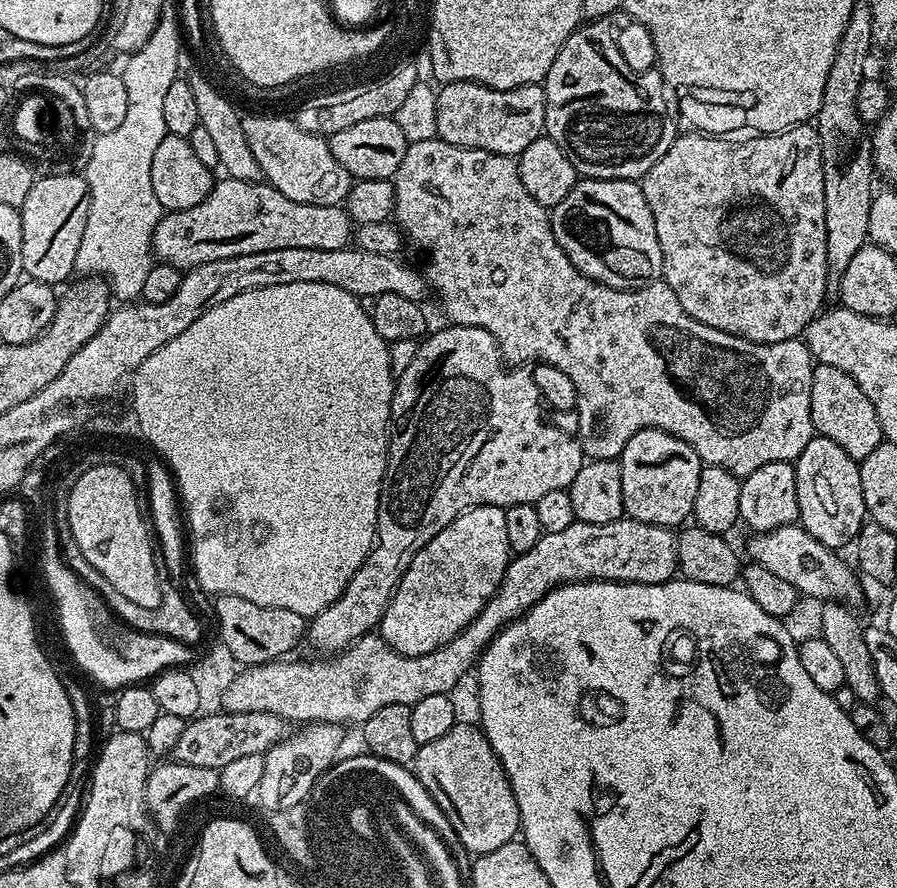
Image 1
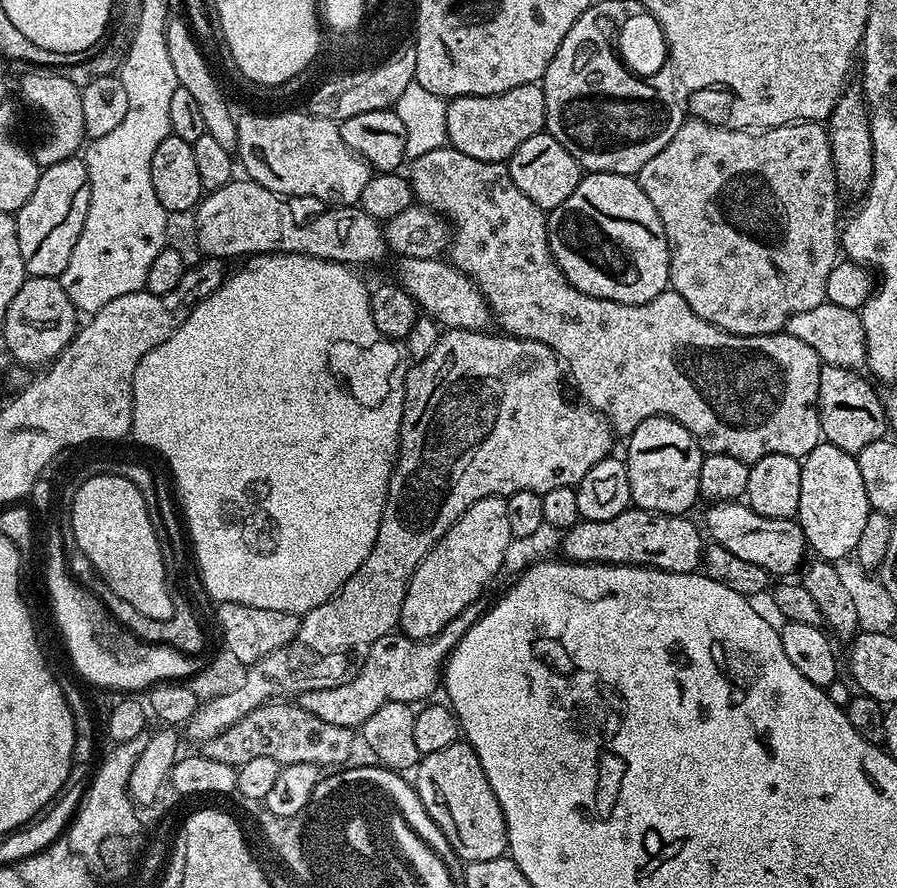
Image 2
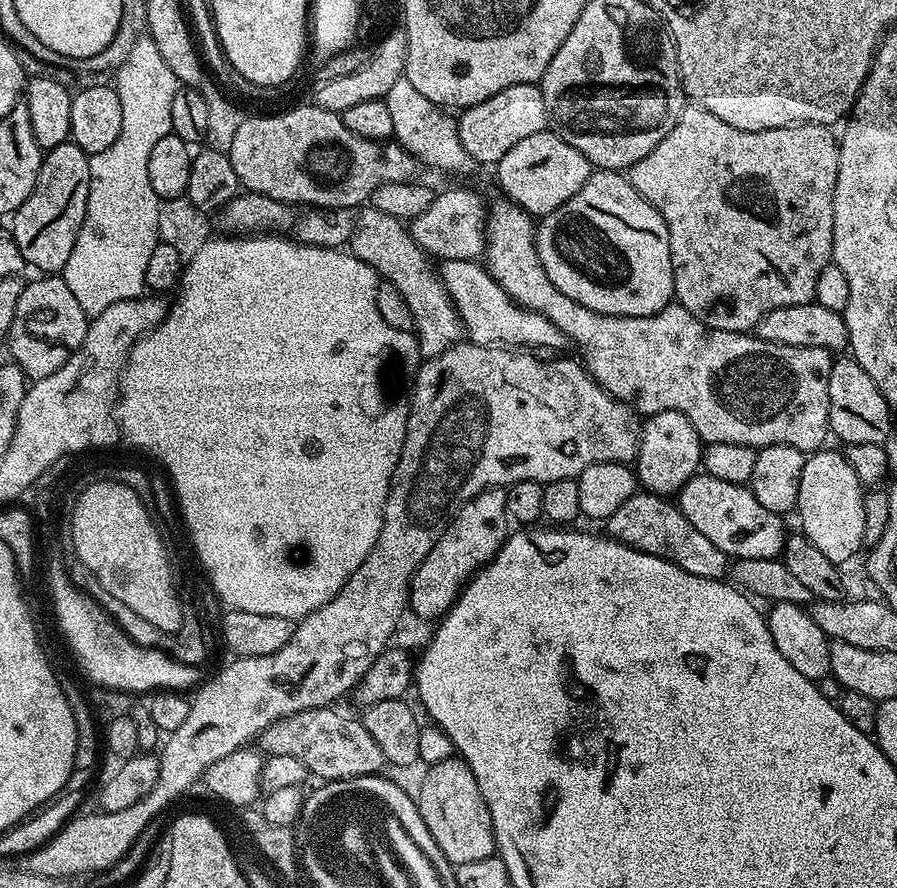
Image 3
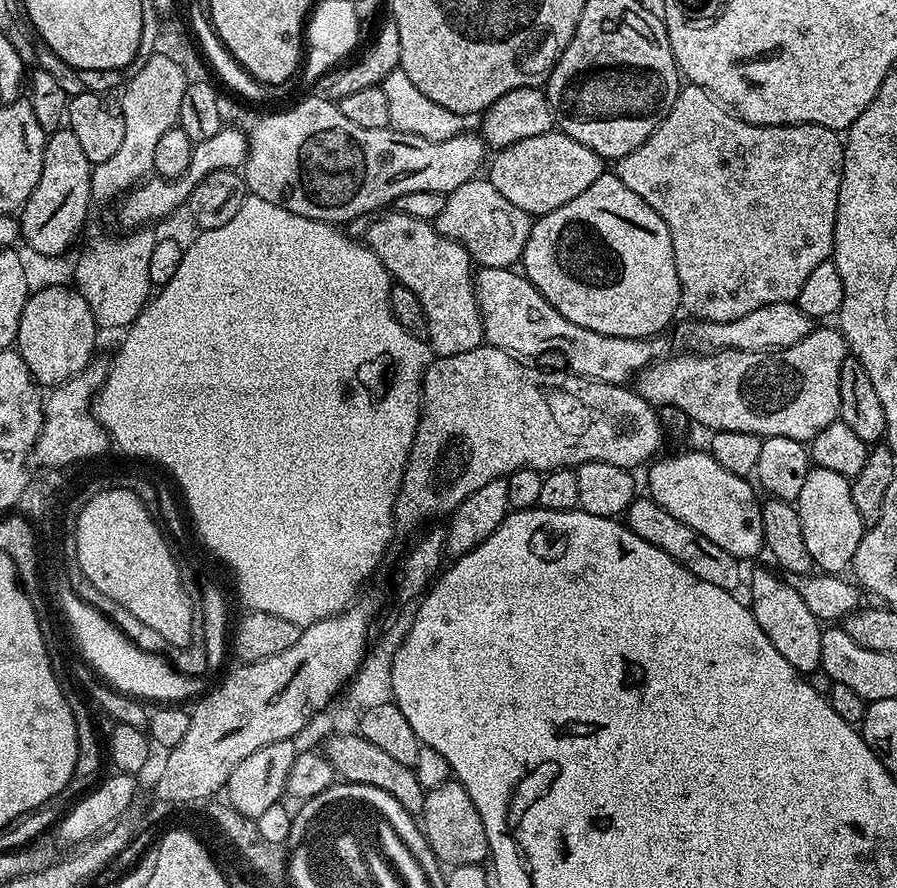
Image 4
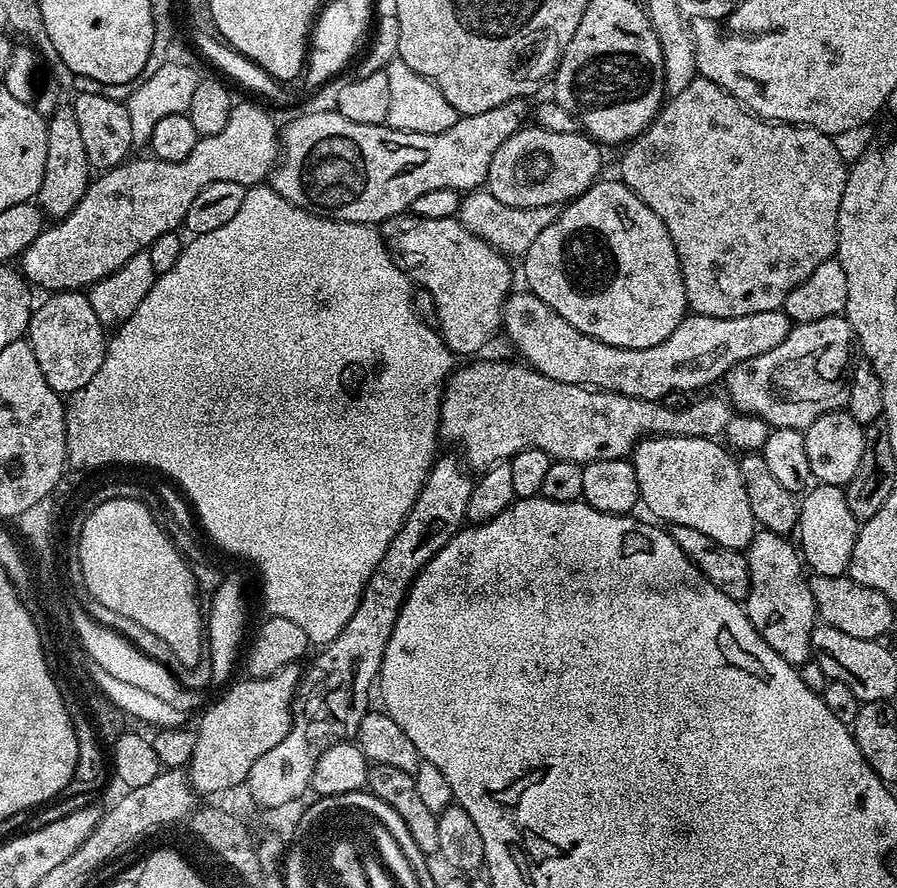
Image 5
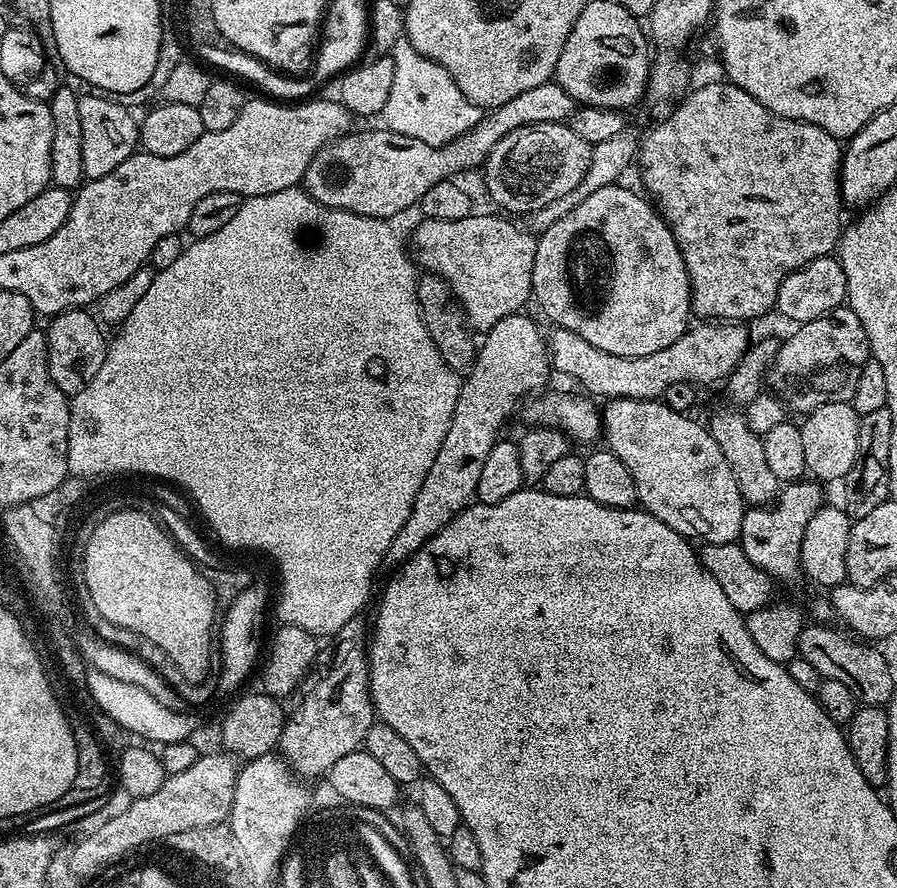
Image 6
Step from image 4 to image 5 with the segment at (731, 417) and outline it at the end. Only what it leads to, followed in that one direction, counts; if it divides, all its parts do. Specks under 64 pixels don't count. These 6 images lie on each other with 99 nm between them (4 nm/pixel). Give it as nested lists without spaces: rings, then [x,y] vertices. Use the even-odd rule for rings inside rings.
[[[843,314],[818,318],[818,322],[793,324],[786,342],[728,371],[726,399],[737,413],[761,416],[772,428],[806,429],[814,418],[847,405],[846,381],[855,344],[856,335]]]

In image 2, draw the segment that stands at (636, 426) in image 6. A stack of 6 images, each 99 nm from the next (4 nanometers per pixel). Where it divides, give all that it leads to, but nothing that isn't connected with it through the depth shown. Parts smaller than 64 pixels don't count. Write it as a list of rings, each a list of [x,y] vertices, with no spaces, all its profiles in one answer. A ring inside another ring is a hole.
[[[716,502],[709,508],[712,509],[708,512],[707,535],[712,535],[711,539],[730,550],[730,554],[745,562],[754,562],[754,566],[762,566],[772,578],[788,578],[791,572],[801,571],[804,552],[807,553],[809,547],[795,519],[766,518],[744,502]]]

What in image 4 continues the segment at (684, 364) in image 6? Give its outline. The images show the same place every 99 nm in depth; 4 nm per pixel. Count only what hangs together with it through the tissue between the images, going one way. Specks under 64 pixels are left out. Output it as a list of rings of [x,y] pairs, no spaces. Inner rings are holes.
[[[480,268],[475,273],[474,283],[478,310],[484,323],[485,341],[493,348],[511,352],[517,358],[532,358],[528,356],[557,352],[564,356],[568,363],[565,365],[578,376],[601,380],[604,384],[627,385],[649,364],[665,355],[663,339],[660,338],[618,338],[574,326],[574,322],[562,318],[562,314],[558,314],[558,310],[554,310],[554,306],[546,302],[546,298],[528,281],[523,271],[512,268]],[[774,302],[762,306],[758,310],[750,310],[742,318],[734,318],[734,322],[688,322],[684,328],[685,349],[695,350],[702,354],[720,352],[724,348],[730,350],[750,350],[751,352],[771,352],[777,348],[789,348],[794,342],[802,342],[812,333],[814,321],[794,302]]]

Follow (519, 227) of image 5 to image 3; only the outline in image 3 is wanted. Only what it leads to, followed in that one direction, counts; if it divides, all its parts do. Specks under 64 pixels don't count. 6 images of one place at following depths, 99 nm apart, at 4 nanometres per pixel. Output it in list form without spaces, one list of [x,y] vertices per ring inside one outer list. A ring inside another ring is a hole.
[[[448,188],[445,192],[437,191],[436,200],[430,202],[430,207],[423,214],[418,214],[418,218],[410,221],[410,231],[414,242],[418,242],[418,246],[422,246],[422,250],[437,261],[479,261],[486,252],[486,204],[484,208],[483,198],[468,188]]]

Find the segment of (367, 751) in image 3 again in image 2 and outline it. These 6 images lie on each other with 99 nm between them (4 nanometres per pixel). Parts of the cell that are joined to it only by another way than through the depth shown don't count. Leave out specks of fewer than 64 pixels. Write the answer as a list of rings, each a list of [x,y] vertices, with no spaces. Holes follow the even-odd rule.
[[[272,700],[244,715],[222,734],[203,743],[202,754],[216,762],[235,768],[255,758],[271,758],[281,766],[286,764],[314,764],[318,768],[334,768],[347,763],[352,750],[353,731],[332,726],[315,717],[302,704],[286,700]]]

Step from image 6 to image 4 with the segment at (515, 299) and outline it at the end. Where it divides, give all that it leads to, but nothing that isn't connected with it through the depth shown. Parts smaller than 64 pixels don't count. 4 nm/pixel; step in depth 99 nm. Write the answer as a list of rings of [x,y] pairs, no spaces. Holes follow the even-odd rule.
[[[381,210],[359,216],[351,221],[350,232],[353,237],[362,237],[369,250],[378,254],[378,262],[386,266],[395,283],[409,288],[418,298],[418,302],[422,302],[422,310],[426,310],[428,323],[426,343],[437,357],[466,354],[466,350],[474,350],[485,343],[484,323],[476,301],[474,261],[472,255],[461,244],[446,238],[438,231],[435,223],[410,218],[410,214],[402,214],[395,210]]]

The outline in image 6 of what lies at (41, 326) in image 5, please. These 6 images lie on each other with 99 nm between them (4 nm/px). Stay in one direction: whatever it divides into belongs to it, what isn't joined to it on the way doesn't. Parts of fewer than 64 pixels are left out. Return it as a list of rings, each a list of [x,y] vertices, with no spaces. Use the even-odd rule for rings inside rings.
[[[71,308],[65,312],[59,312],[51,317],[49,328],[46,328],[48,337],[48,369],[50,378],[58,390],[62,390],[64,395],[71,398],[77,396],[82,389],[98,374],[102,362],[106,358],[105,329],[101,321],[95,315],[91,316],[91,311],[83,308]]]

